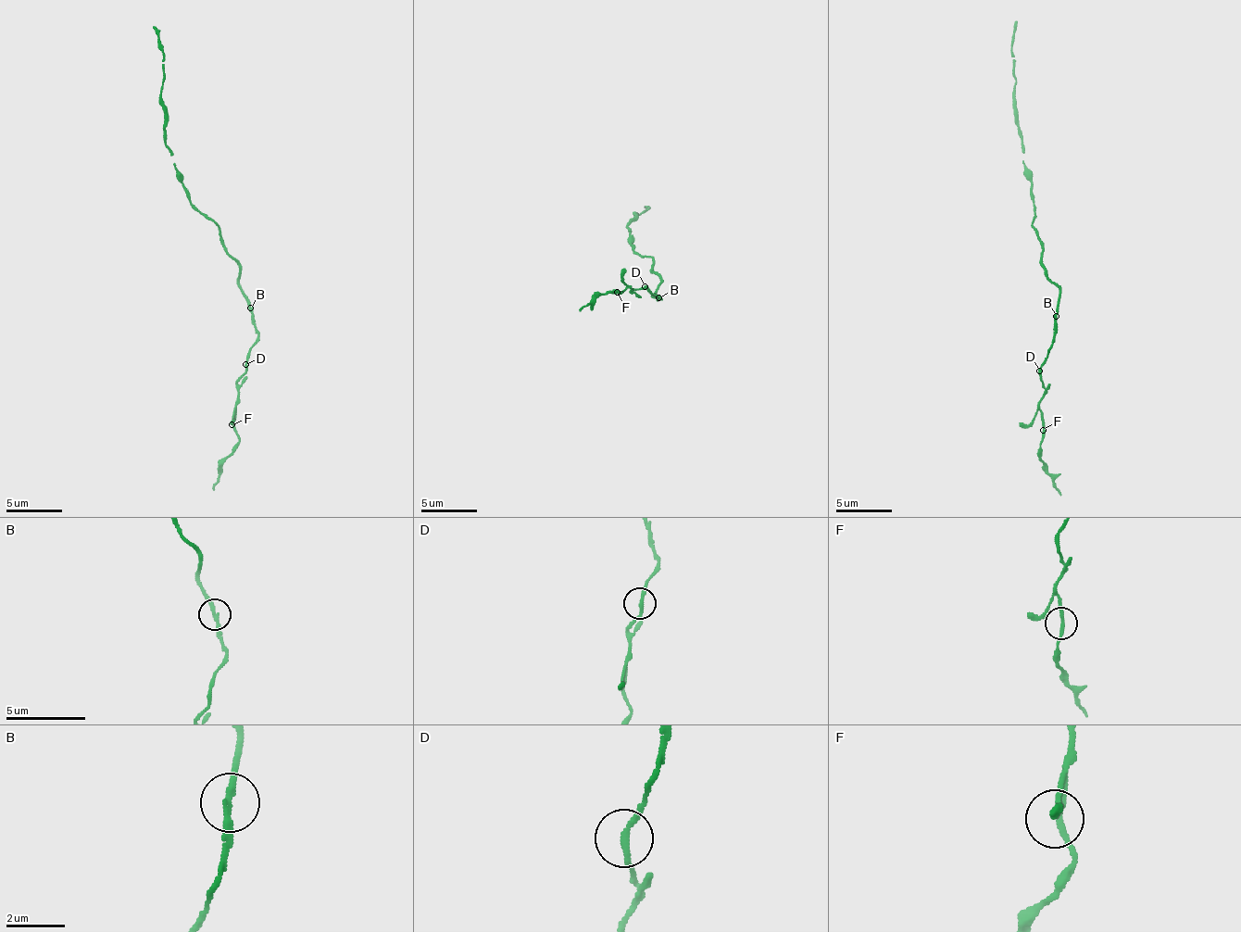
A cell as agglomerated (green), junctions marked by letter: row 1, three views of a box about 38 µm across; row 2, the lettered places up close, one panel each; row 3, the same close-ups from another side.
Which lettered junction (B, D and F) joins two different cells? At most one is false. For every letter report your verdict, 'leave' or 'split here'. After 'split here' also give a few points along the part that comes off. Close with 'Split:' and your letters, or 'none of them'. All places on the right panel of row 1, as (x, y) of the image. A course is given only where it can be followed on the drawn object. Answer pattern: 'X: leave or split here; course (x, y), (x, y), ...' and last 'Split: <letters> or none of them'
B: split here; course (1056, 315), (1059, 286), (1041, 255), (1014, 95), (1016, 20)
D: leave
F: leave
Split: B

